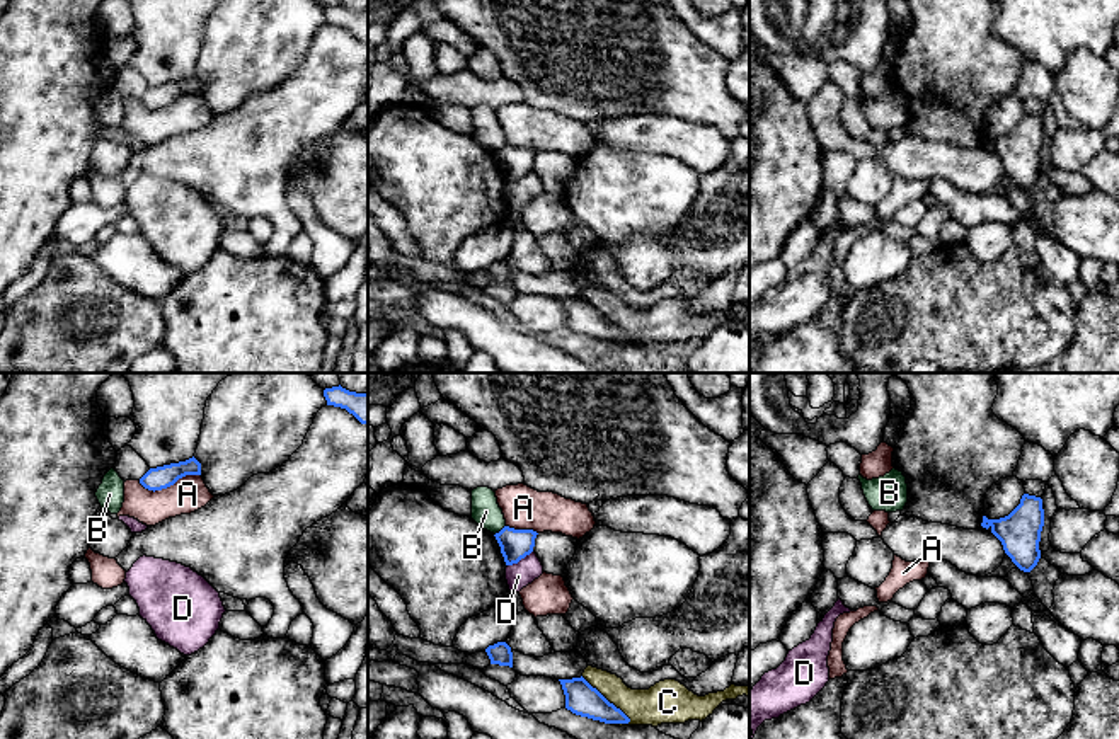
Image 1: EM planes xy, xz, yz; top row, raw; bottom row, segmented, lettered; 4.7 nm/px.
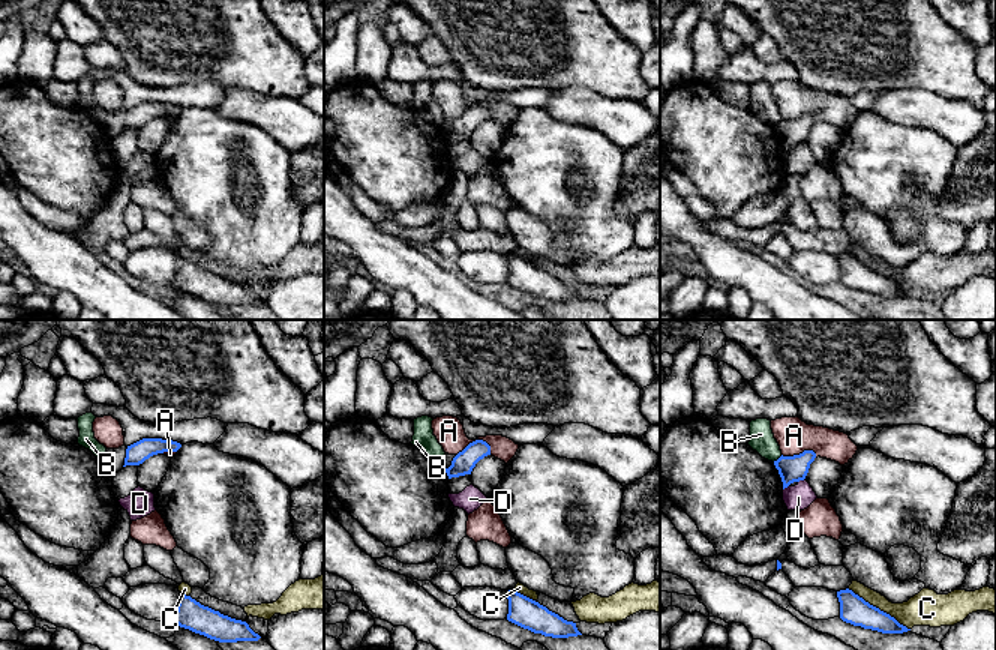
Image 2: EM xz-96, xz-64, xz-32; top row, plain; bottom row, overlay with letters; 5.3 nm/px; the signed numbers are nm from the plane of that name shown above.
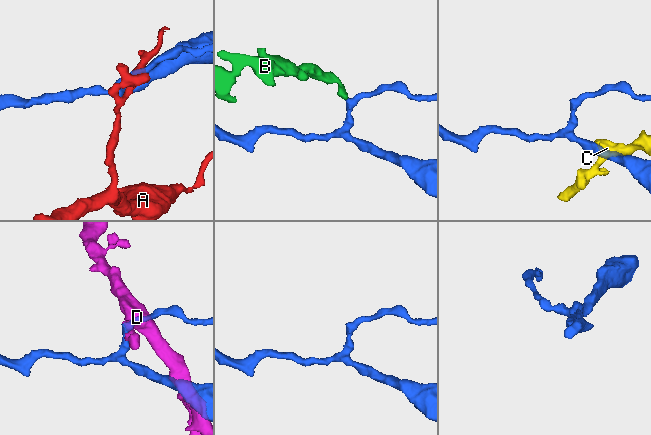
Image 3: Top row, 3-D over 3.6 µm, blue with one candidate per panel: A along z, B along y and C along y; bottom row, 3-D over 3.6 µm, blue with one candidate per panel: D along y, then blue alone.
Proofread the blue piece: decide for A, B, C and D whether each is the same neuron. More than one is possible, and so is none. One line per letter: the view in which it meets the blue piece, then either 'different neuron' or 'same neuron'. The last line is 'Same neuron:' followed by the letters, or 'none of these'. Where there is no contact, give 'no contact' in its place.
A: xy | different neuron
B: xz | different neuron
C: xz | different neuron
D: xz | different neuron
Same neuron: none of these

